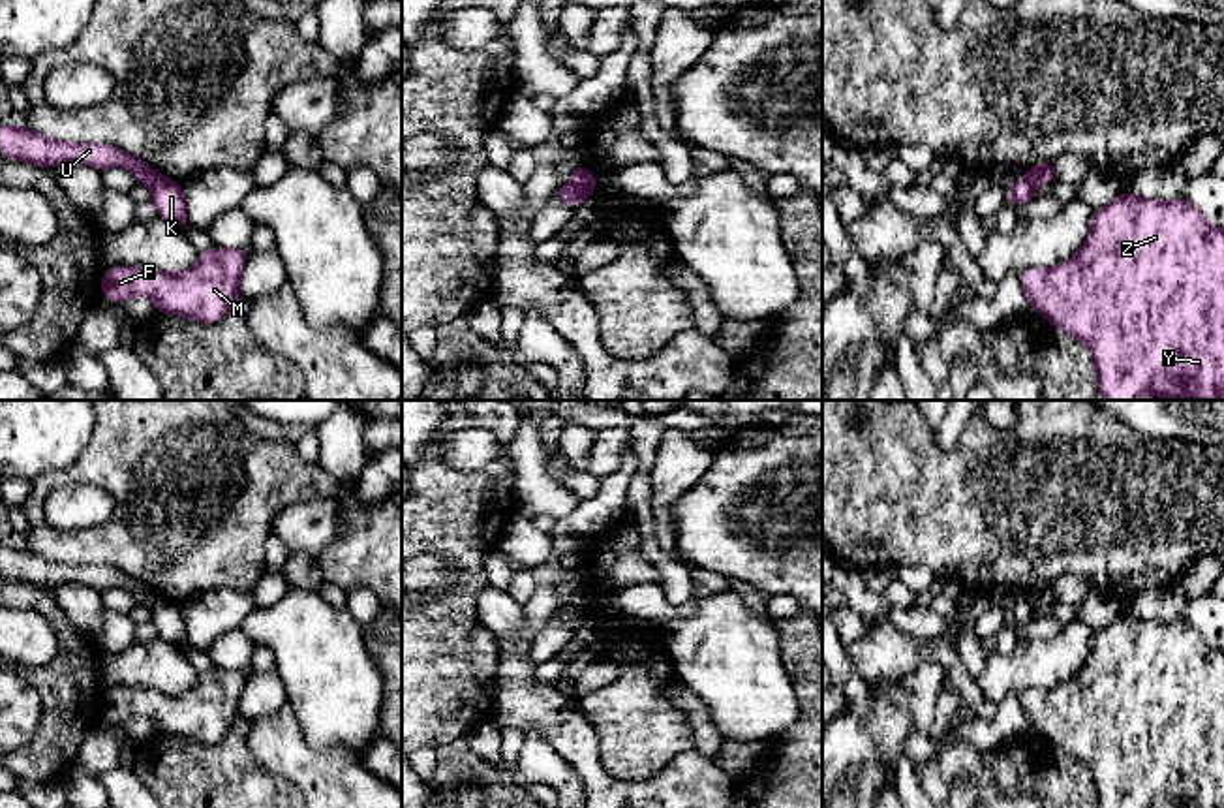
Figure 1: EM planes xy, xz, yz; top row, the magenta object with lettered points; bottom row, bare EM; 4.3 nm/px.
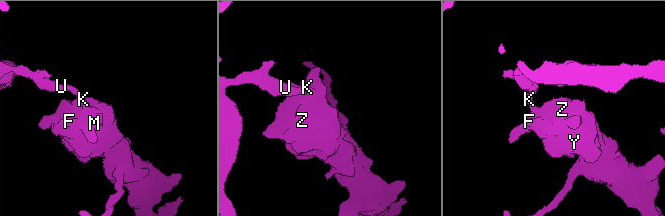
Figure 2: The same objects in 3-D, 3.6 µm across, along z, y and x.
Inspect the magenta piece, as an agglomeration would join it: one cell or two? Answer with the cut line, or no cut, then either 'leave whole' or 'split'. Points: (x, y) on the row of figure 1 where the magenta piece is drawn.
cut in xz along (567, 183), (584, 196); split

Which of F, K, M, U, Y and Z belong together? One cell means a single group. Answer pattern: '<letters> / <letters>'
F K M Y Z / U

